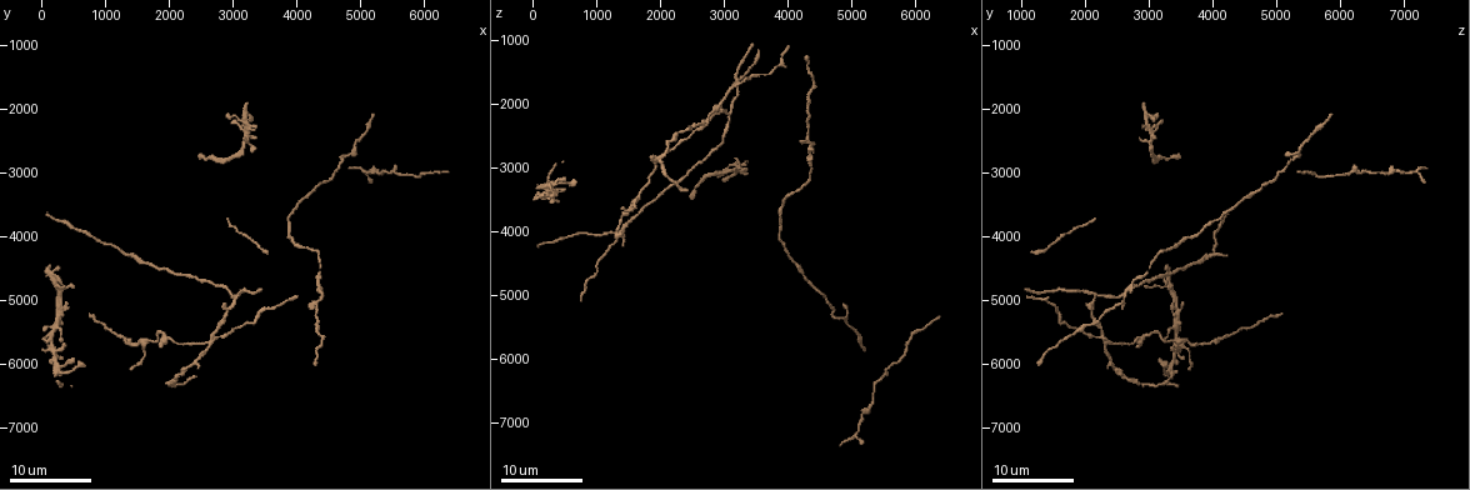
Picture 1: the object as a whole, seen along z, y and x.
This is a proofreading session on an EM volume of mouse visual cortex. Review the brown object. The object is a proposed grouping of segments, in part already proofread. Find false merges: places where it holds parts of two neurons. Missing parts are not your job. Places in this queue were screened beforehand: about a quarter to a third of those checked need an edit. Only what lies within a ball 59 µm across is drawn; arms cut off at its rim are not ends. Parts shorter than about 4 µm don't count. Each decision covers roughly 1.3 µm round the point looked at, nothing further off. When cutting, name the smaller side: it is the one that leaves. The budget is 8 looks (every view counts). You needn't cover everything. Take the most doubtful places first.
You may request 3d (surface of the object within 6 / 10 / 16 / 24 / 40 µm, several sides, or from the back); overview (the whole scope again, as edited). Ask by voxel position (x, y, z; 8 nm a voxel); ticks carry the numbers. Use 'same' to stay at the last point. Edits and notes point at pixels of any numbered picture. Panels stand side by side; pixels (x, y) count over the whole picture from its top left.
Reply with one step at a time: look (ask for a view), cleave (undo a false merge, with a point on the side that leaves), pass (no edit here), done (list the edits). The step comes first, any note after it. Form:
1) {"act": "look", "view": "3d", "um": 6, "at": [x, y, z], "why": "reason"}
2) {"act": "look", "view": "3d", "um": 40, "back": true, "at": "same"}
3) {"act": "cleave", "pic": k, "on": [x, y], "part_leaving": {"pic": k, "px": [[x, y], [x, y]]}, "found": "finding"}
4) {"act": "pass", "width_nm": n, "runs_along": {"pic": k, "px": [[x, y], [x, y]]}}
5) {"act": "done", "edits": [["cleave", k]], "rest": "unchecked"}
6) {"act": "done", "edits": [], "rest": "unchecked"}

{"act": "look", "view": "3d", "um": 24, "at": [3050, 4950, 2150], "why": "three-way junction"}

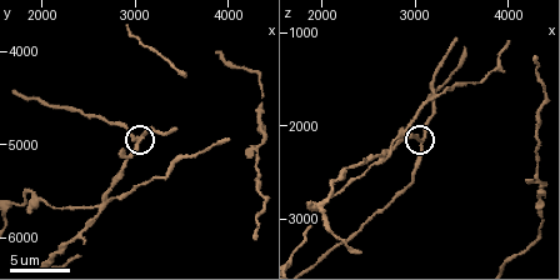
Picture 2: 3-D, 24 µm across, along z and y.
{"act": "look", "view": "3d", "um": 6, "at": [3050, 4900, 2200], "why": "closer look"}

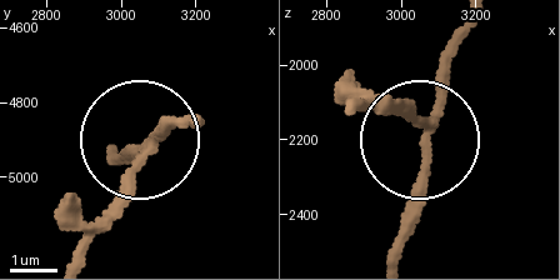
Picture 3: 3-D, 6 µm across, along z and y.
{"act": "look", "view": "3d", "um": 6, "back": true, "at": [3080, 4920, 2190], "why": "from behind"}

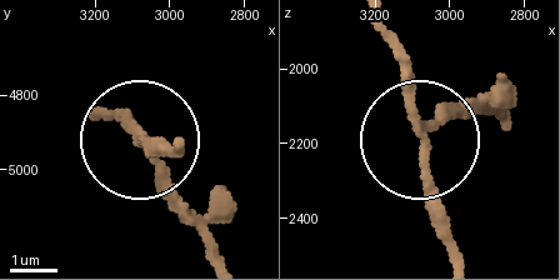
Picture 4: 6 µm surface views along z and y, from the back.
{"act": "cleave", "pic": 4, "on": [175, 204], "side_arm_um": 36, "found": "two neurons meet here"}

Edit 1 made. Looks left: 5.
{"act": "look", "view": "3d", "um": 10, "at": [4350, 5000, 2600], "why": "three arms meet"}

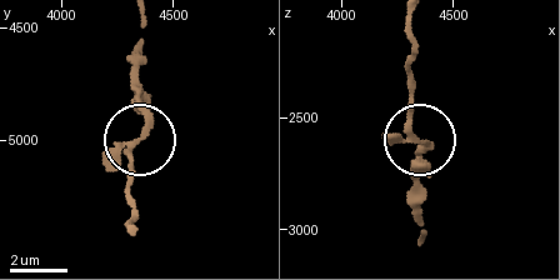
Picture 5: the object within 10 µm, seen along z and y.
{"act": "pass", "runs_along": {"pic": 5, "px": [[405, 21], [413, 123], [428, 144], [420, 176]]}, "found": "continuous, no second neuron"}

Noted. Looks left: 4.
{"act": "look", "view": "3d", "um": 16, "at": [1350, 4300, 3950], "why": "two arms in line, one across"}

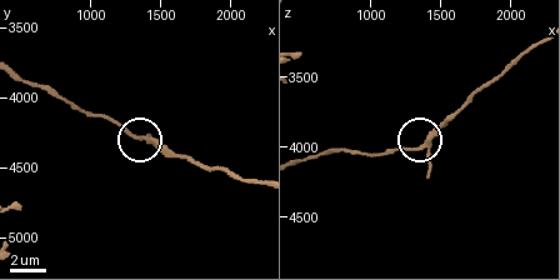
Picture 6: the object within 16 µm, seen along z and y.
{"act": "look", "view": "3d", "um": 6, "at": [1420, 4300, 3980]}

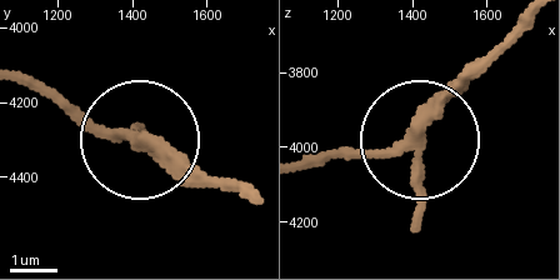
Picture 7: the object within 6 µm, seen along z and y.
{"act": "pass", "found": "one neuron here"}

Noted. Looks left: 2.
{"act": "look", "view": "3d", "um": 10, "at": [4100, 4150, 3350], "why": "sudden change in width"}

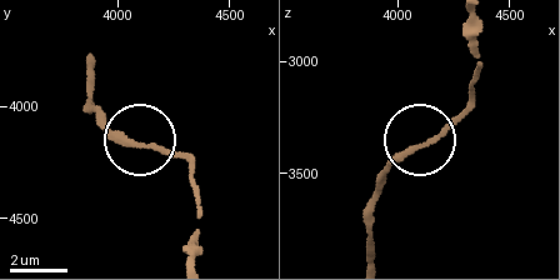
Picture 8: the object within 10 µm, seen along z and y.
{"act": "pass", "runs_along": {"pic": 8, "px": [[196, 256], [194, 166], [131, 143], [98, 111]]}, "found": "all the same neuron"}

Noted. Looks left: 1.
{"act": "done", "edits": [["cleave", 4]], "rest": "unchecked"}

